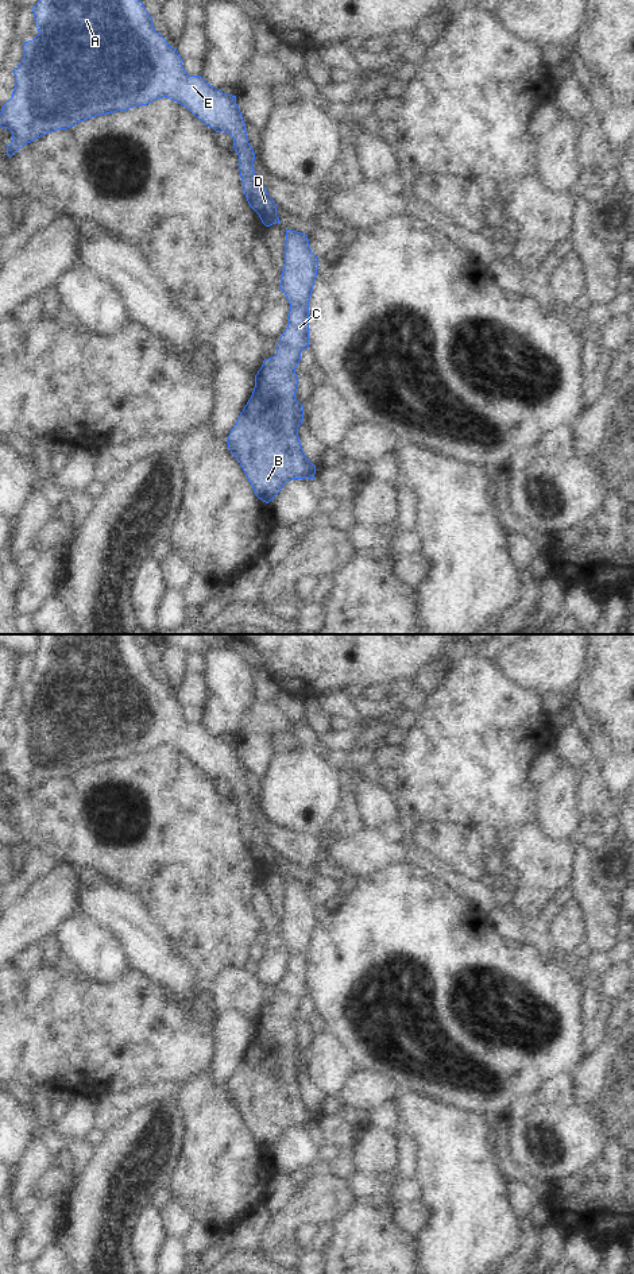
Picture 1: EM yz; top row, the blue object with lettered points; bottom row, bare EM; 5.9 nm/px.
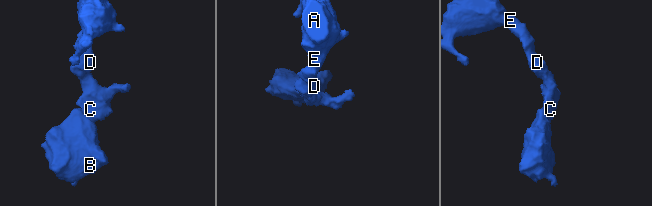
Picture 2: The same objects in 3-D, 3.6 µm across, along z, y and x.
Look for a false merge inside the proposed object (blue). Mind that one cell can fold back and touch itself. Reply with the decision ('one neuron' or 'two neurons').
one neuron

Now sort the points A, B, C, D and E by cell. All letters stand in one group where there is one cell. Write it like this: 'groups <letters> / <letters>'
groups A B C D E

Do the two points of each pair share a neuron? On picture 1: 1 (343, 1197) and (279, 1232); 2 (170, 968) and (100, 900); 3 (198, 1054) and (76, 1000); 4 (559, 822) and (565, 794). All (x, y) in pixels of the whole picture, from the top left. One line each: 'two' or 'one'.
1: one
2: one
3: one
4: one

